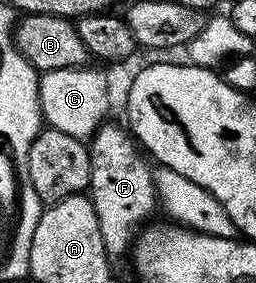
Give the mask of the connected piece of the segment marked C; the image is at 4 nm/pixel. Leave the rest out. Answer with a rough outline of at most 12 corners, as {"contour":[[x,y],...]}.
{"contour":[[91,66],[44,71],[42,119],[81,141],[106,121],[109,82]]}

